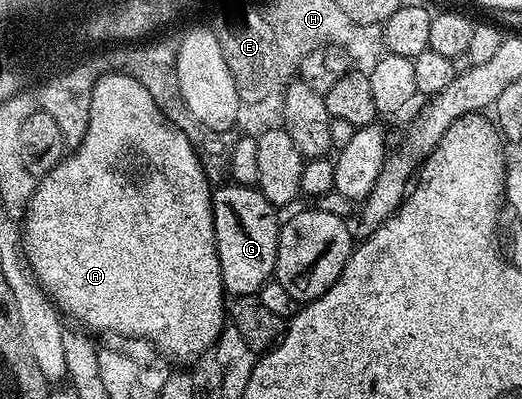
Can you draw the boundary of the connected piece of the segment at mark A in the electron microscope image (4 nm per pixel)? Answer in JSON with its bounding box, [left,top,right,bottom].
[21,73,228,363]

